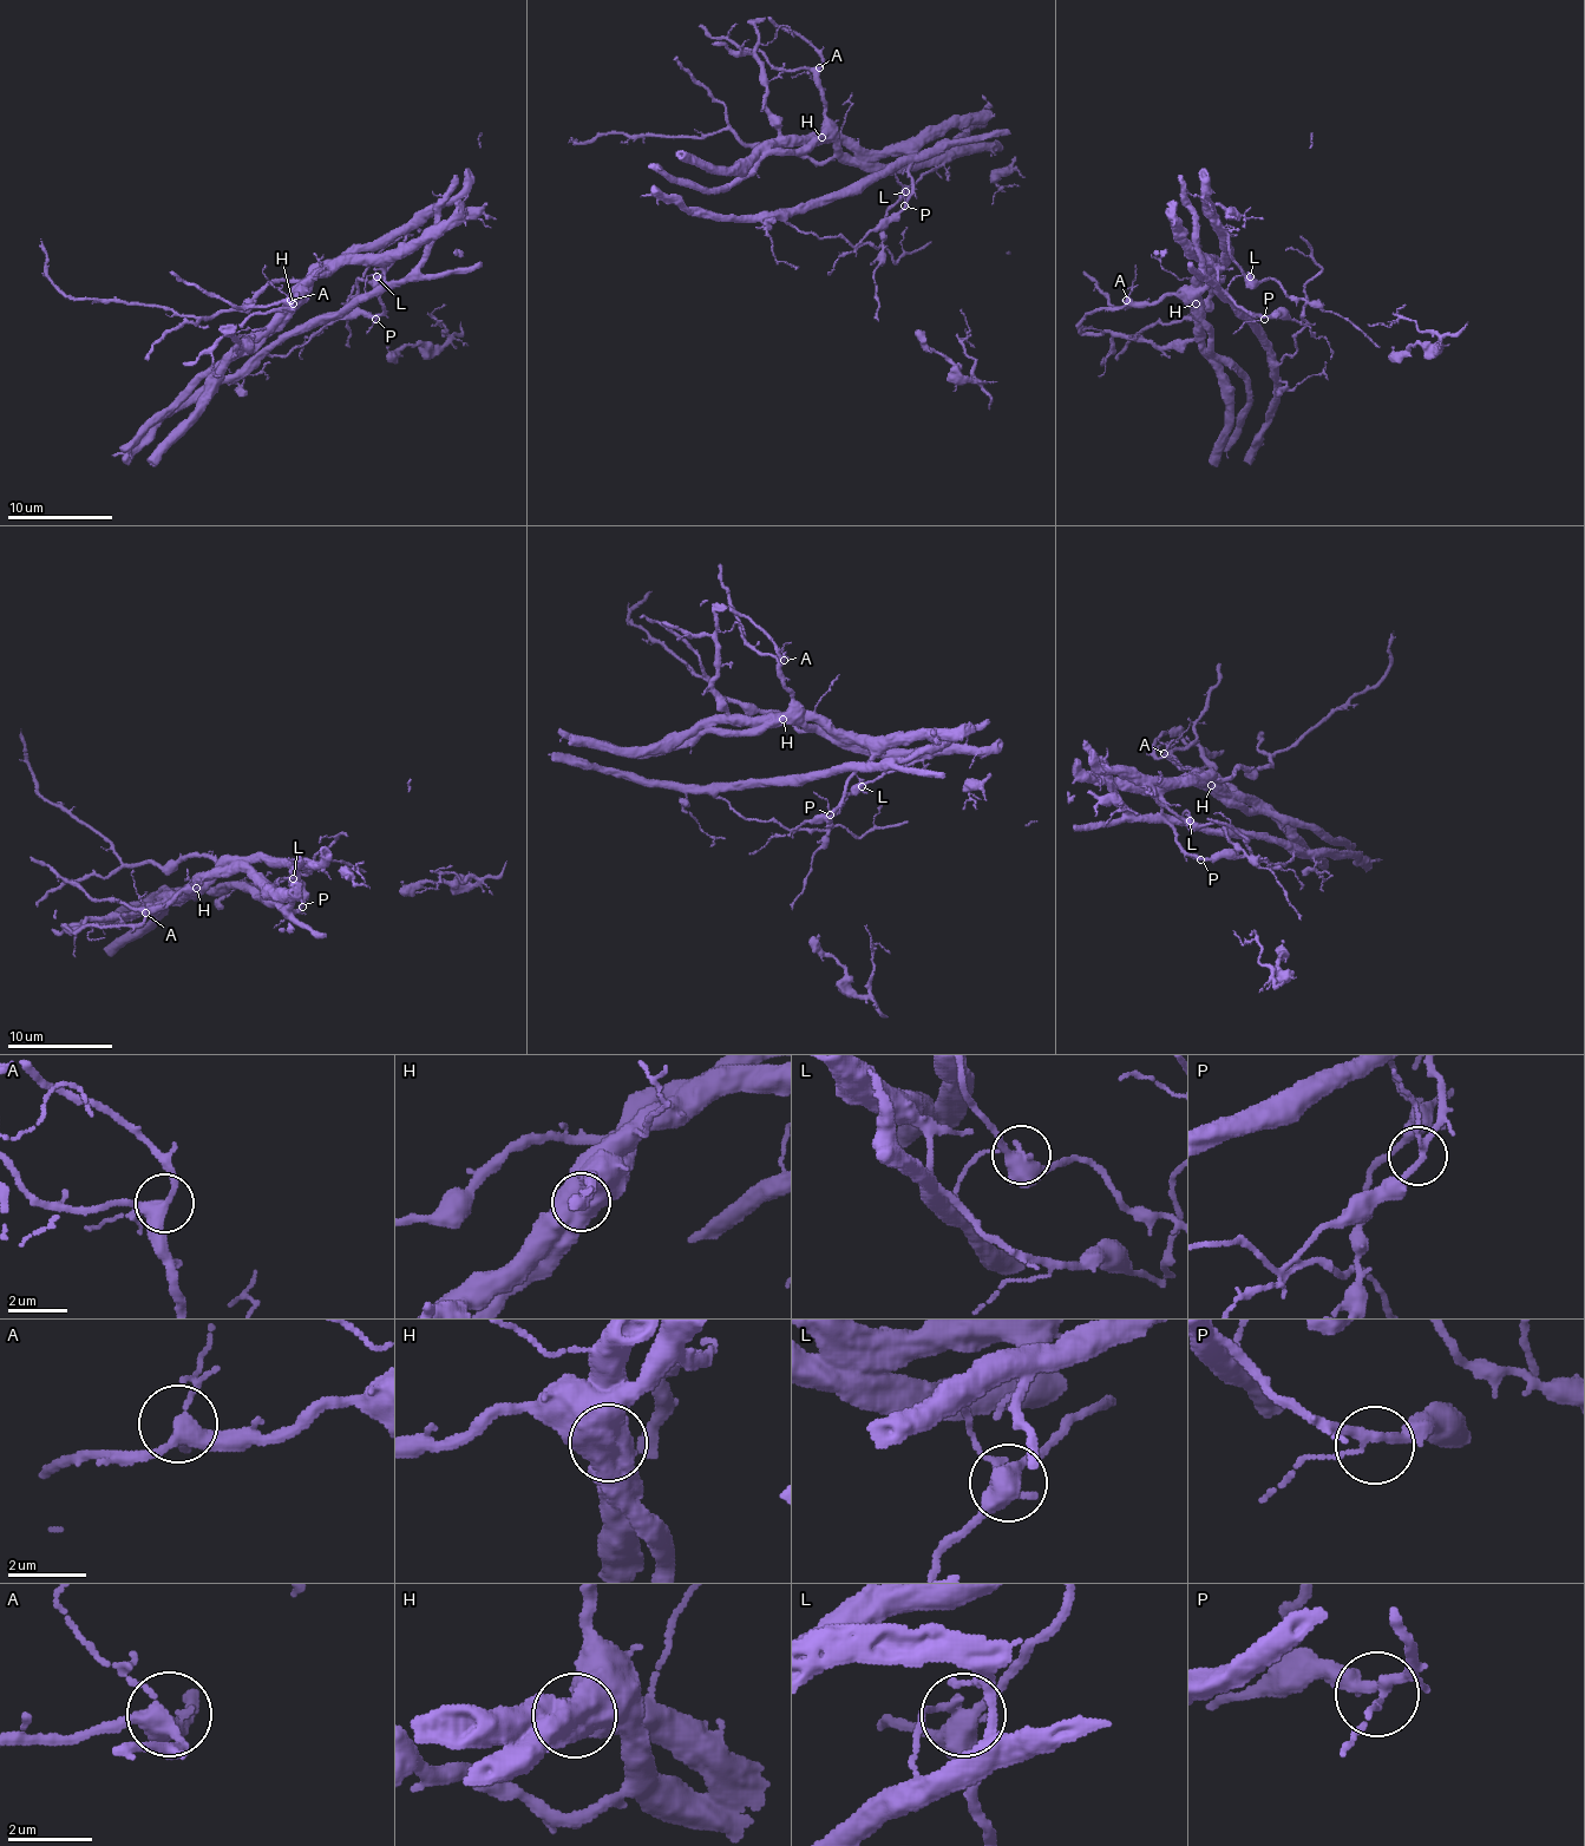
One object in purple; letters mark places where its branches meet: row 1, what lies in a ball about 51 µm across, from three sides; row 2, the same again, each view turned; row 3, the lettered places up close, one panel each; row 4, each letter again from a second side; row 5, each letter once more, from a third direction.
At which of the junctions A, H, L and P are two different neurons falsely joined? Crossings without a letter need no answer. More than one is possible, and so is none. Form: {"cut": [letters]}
{"cut": ["H", "L"]}

